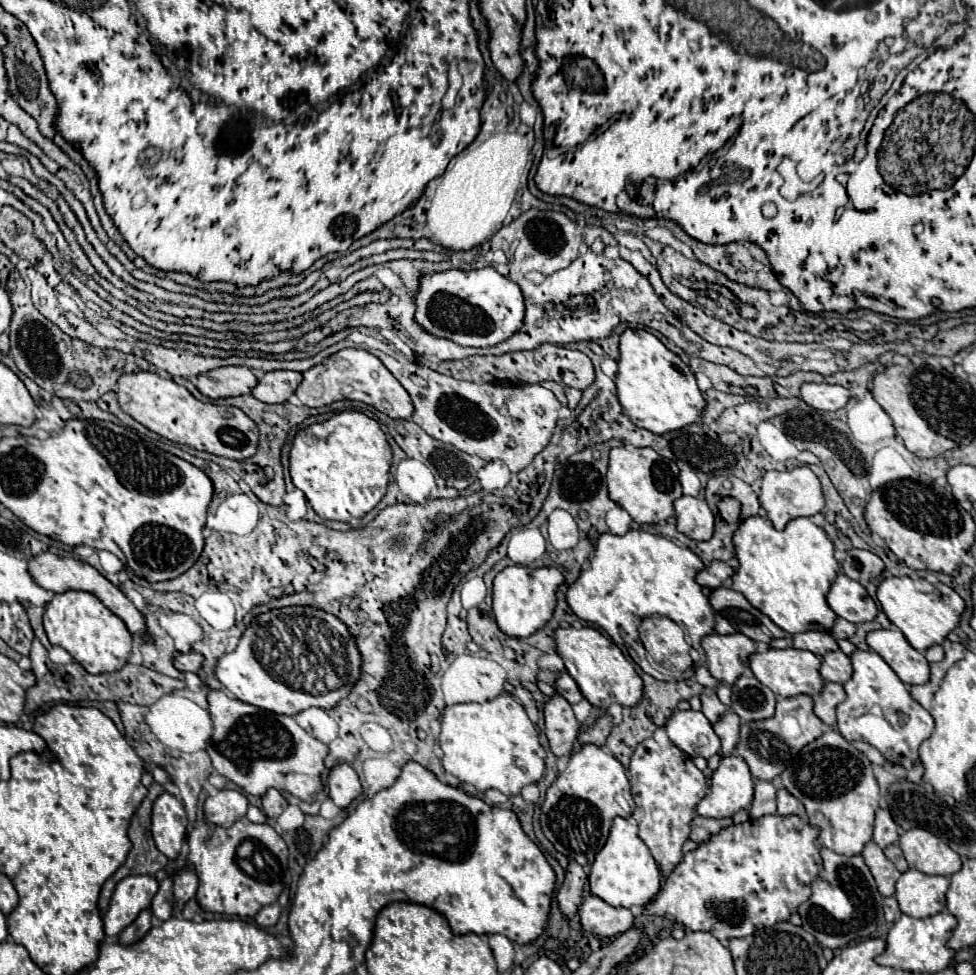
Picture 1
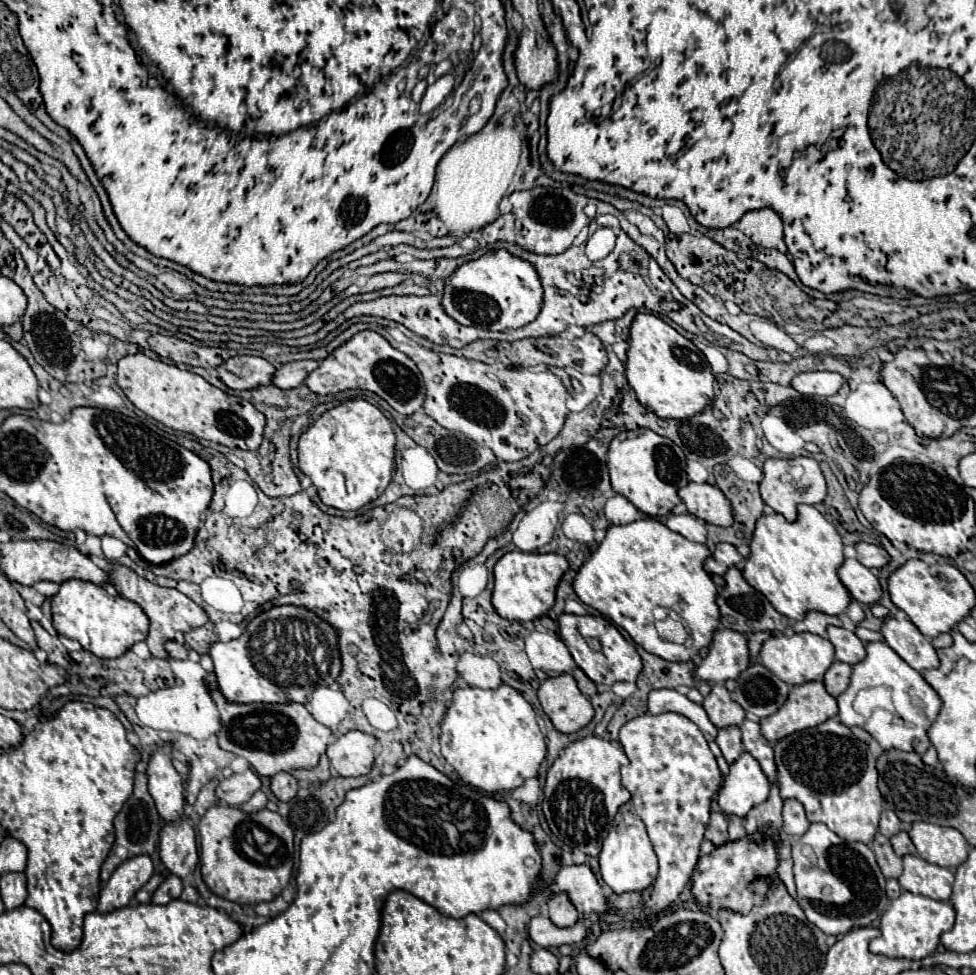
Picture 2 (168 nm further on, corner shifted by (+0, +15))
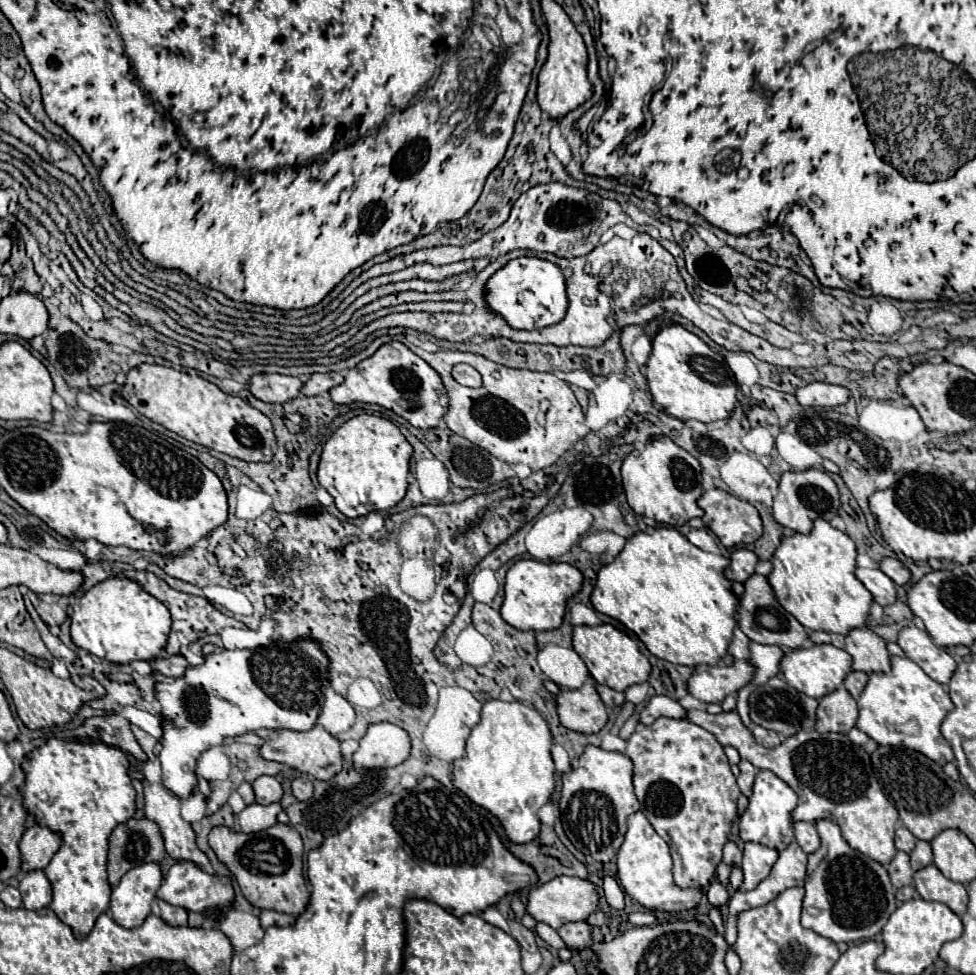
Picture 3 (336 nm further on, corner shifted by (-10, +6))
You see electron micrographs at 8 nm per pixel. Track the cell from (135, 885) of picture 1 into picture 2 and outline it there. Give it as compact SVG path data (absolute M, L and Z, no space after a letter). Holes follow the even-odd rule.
M137 855L131 857L129 861L123 861L113 871L109 881L101 887L97 911L111 913L115 909L127 907L135 897L137 889L141 889L151 875L153 875L153 863L147 855Z

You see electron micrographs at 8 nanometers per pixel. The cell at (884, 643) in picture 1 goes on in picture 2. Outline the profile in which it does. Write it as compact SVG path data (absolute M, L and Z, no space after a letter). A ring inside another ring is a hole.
M887 619L881 627L887 645L915 671L929 671L939 667L939 657L931 641L919 633L909 619Z

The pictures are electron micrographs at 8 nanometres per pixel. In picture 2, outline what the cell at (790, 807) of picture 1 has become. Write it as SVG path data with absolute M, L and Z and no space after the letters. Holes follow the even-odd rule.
M795 799L783 803L783 831L789 833L793 839L801 837L809 829L809 821L805 817L803 805Z

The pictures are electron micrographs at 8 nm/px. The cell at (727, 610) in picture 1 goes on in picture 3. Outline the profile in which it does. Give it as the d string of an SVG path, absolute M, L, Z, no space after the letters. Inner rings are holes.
M753 574L743 586L745 592L737 608L737 626L749 640L759 644L775 644L775 646L789 646L789 648L801 648L807 644L807 630L777 602L765 576Z

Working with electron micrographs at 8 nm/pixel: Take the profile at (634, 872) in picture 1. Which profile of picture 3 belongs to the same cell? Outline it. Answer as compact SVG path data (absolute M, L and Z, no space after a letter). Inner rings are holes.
M635 812L629 816L625 840L617 852L617 880L631 900L649 910L679 912L695 908L701 900L701 890L679 890L671 876L671 854L667 842L653 830L649 820Z

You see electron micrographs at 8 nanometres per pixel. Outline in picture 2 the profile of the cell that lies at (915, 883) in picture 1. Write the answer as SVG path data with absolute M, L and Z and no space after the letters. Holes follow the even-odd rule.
M905 855L899 883L909 893L925 895L935 901L949 901L953 887L953 871L939 865L931 865L915 855Z

